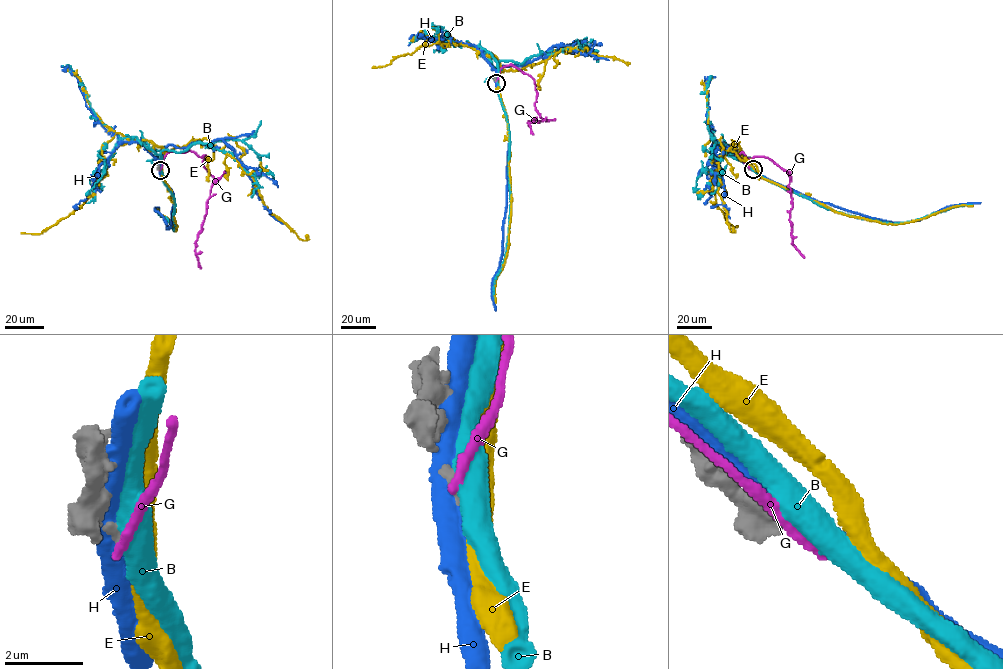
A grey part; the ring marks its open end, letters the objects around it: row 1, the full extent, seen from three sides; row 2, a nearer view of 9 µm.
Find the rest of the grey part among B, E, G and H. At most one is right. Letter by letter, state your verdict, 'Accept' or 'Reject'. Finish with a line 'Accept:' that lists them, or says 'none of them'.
B: Reject
E: Accept
G: Reject
H: Reject
Accept: E

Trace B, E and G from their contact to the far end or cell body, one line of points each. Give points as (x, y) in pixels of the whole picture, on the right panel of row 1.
B: (752, 169), (827, 208), (882, 222), (912, 221), (950, 208), (971, 204)
E: (753, 169), (762, 177), (833, 211), (882, 223), (914, 221), (951, 207), (972, 206)
G: (752, 169), (734, 154), (743, 152), (749, 158), (768, 158), (790, 176), (791, 236), (793, 244), (805, 258)

